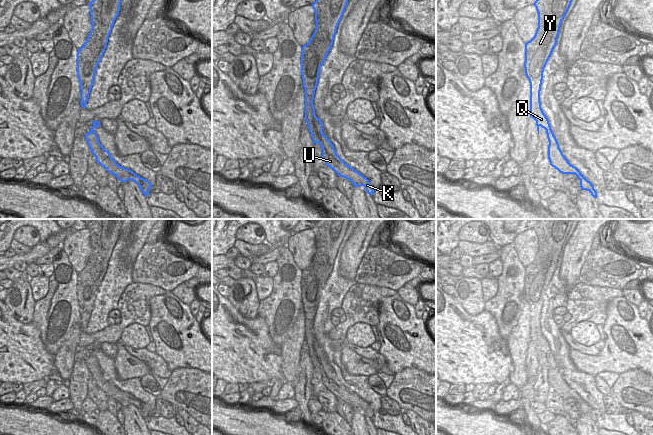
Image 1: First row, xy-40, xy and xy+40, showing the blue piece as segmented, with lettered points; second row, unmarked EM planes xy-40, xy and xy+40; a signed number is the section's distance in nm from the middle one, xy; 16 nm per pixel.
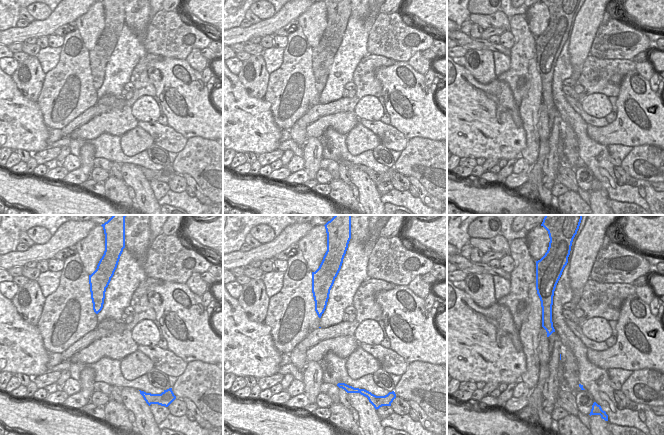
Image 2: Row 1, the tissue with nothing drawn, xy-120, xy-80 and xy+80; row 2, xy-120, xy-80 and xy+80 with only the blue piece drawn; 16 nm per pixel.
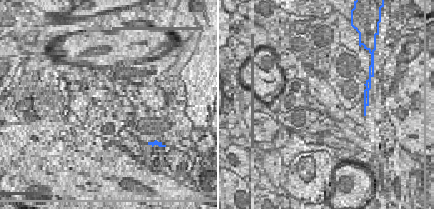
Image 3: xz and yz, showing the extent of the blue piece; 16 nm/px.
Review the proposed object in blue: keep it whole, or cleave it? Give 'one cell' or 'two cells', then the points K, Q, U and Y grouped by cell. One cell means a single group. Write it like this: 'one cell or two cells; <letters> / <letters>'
one cell; K Q U Y

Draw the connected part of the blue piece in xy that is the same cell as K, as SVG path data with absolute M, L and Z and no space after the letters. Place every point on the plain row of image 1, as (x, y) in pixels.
M319 219L312 228L315 236L316 253L310 265L302 270L301 299L305 313L305 344L311 357L313 369L319 367L322 383L338 400L352 406L354 411L364 410L372 420L373 410L369 404L351 390L347 389L322 357L323 348L316 341L313 329L314 318L318 308L319 297L333 269L338 248L347 230L349 219Z

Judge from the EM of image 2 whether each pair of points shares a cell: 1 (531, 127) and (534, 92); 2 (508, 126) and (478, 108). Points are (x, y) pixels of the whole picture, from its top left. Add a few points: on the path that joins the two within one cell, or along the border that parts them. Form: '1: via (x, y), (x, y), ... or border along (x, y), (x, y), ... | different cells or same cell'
1: via (531, 118), (532, 101) | same cell
2: via (501, 126), (496, 126), (485, 115) | same cell

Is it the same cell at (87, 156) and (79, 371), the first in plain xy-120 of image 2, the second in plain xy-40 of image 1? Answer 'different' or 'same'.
same

